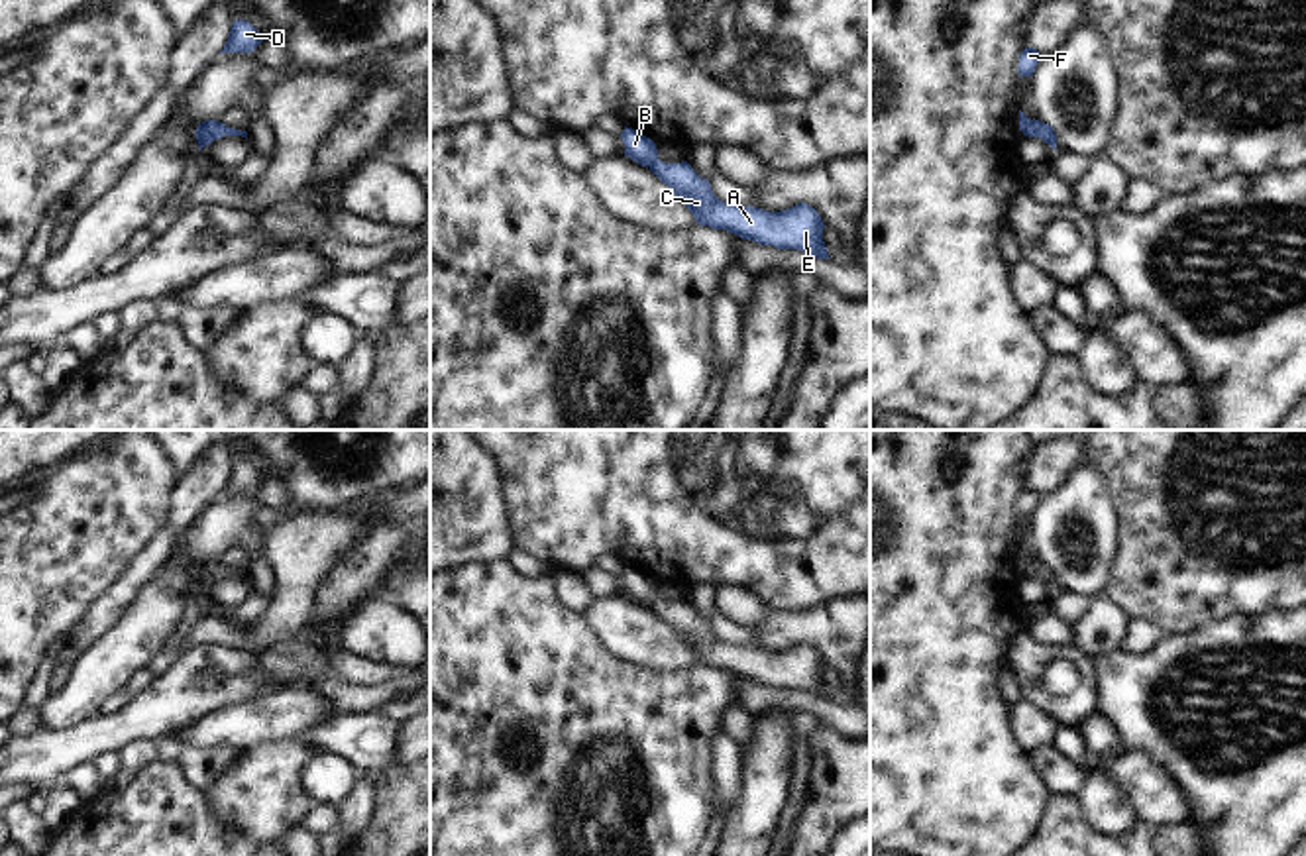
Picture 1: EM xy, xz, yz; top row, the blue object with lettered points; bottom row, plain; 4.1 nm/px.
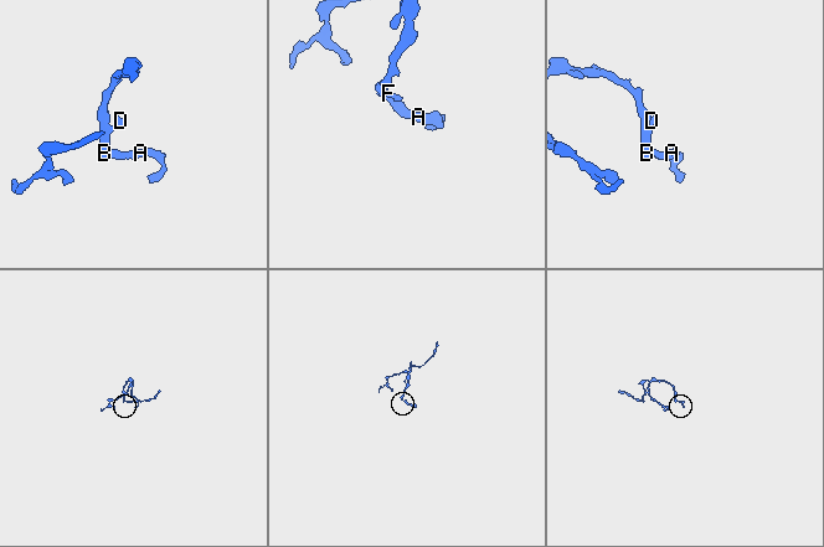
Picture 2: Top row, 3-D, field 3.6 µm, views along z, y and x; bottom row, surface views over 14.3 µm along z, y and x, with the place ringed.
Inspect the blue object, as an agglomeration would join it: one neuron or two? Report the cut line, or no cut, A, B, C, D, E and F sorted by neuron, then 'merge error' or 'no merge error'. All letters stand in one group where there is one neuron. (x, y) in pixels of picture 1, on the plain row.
no cut | A B C D E F | no merge error

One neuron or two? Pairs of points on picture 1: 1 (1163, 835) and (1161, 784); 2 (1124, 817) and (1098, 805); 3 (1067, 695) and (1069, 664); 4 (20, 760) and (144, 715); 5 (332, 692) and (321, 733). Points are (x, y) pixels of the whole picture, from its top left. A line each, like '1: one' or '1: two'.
1: two
2: one
3: one
4: one
5: two

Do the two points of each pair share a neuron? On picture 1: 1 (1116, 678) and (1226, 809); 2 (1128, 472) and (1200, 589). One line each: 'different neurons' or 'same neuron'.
1: same neuron
2: same neuron

